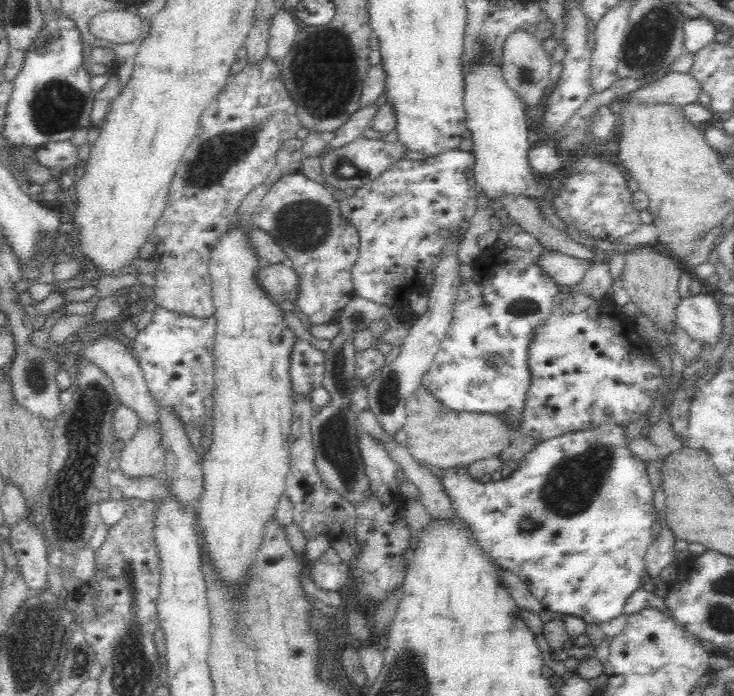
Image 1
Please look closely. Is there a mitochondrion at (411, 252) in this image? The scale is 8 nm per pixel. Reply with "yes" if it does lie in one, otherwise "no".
no

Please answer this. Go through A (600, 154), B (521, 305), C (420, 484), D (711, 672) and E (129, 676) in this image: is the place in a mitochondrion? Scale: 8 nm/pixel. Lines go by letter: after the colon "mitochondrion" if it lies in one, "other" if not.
A: other
B: mitochondrion
C: other
D: other
E: mitochondrion

